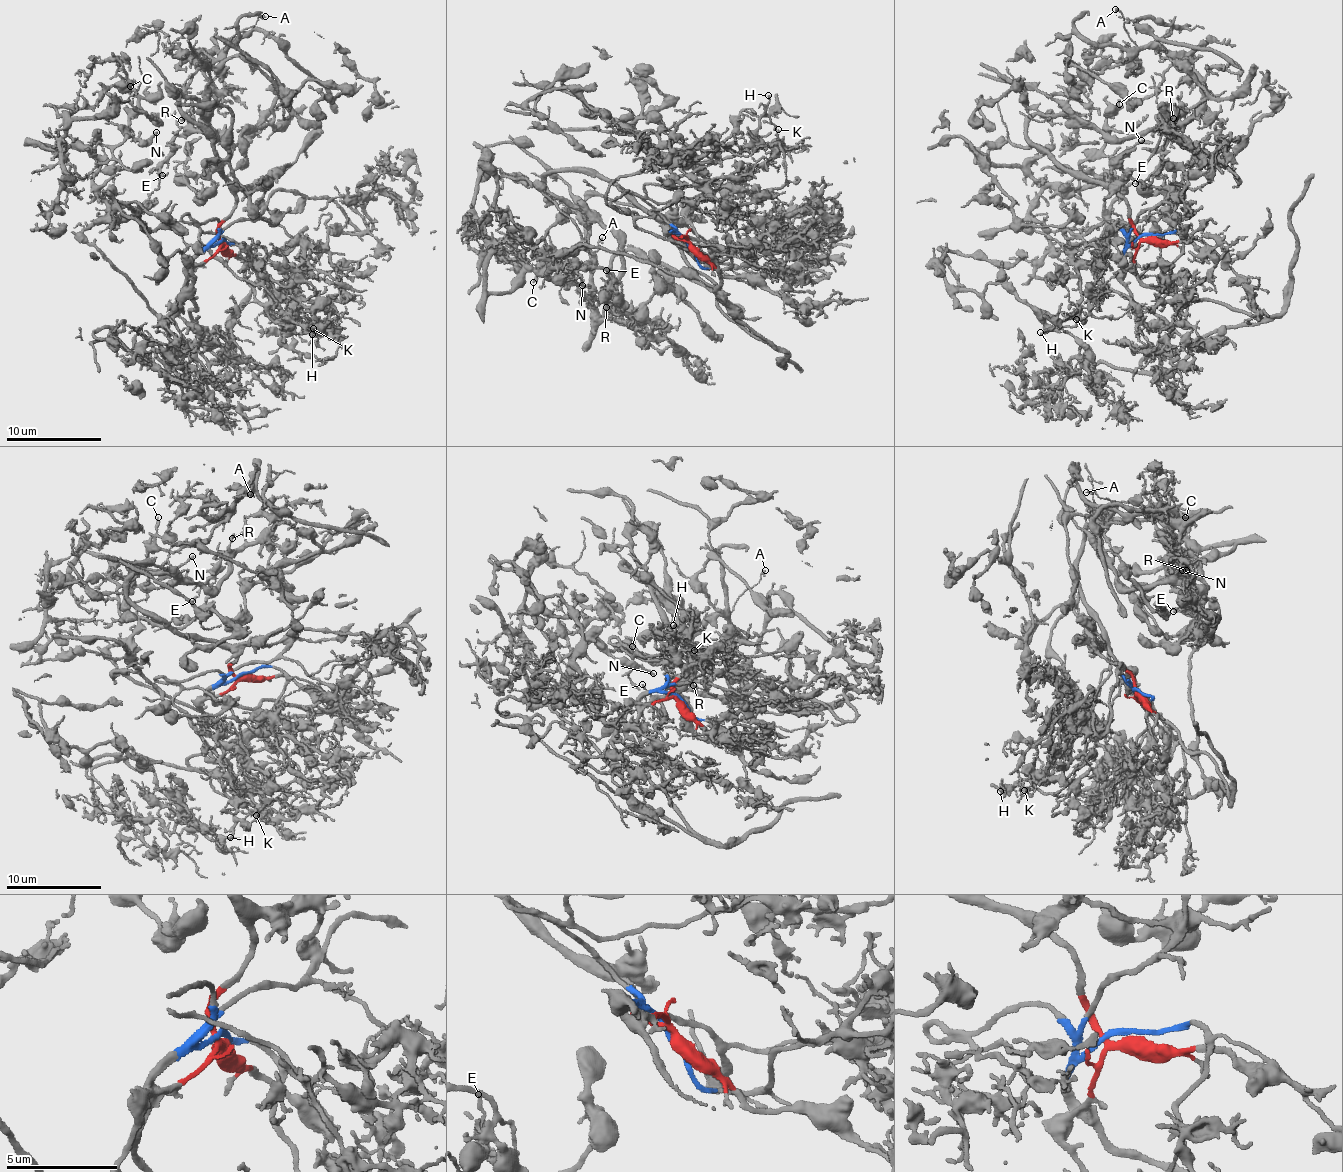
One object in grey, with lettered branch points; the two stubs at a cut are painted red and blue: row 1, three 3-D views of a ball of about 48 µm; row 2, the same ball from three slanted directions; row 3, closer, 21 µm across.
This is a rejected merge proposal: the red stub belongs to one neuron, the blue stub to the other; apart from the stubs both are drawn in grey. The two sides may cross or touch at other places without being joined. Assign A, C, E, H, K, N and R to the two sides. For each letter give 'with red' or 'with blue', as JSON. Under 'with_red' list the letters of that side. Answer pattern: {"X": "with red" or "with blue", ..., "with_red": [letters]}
{"A": "with red", "C": "with red", "E": "with red", "H": "with blue", "K": "with blue", "N": "with red", "R": "with red", "with_red": ["A", "C", "E", "N", "R"]}

